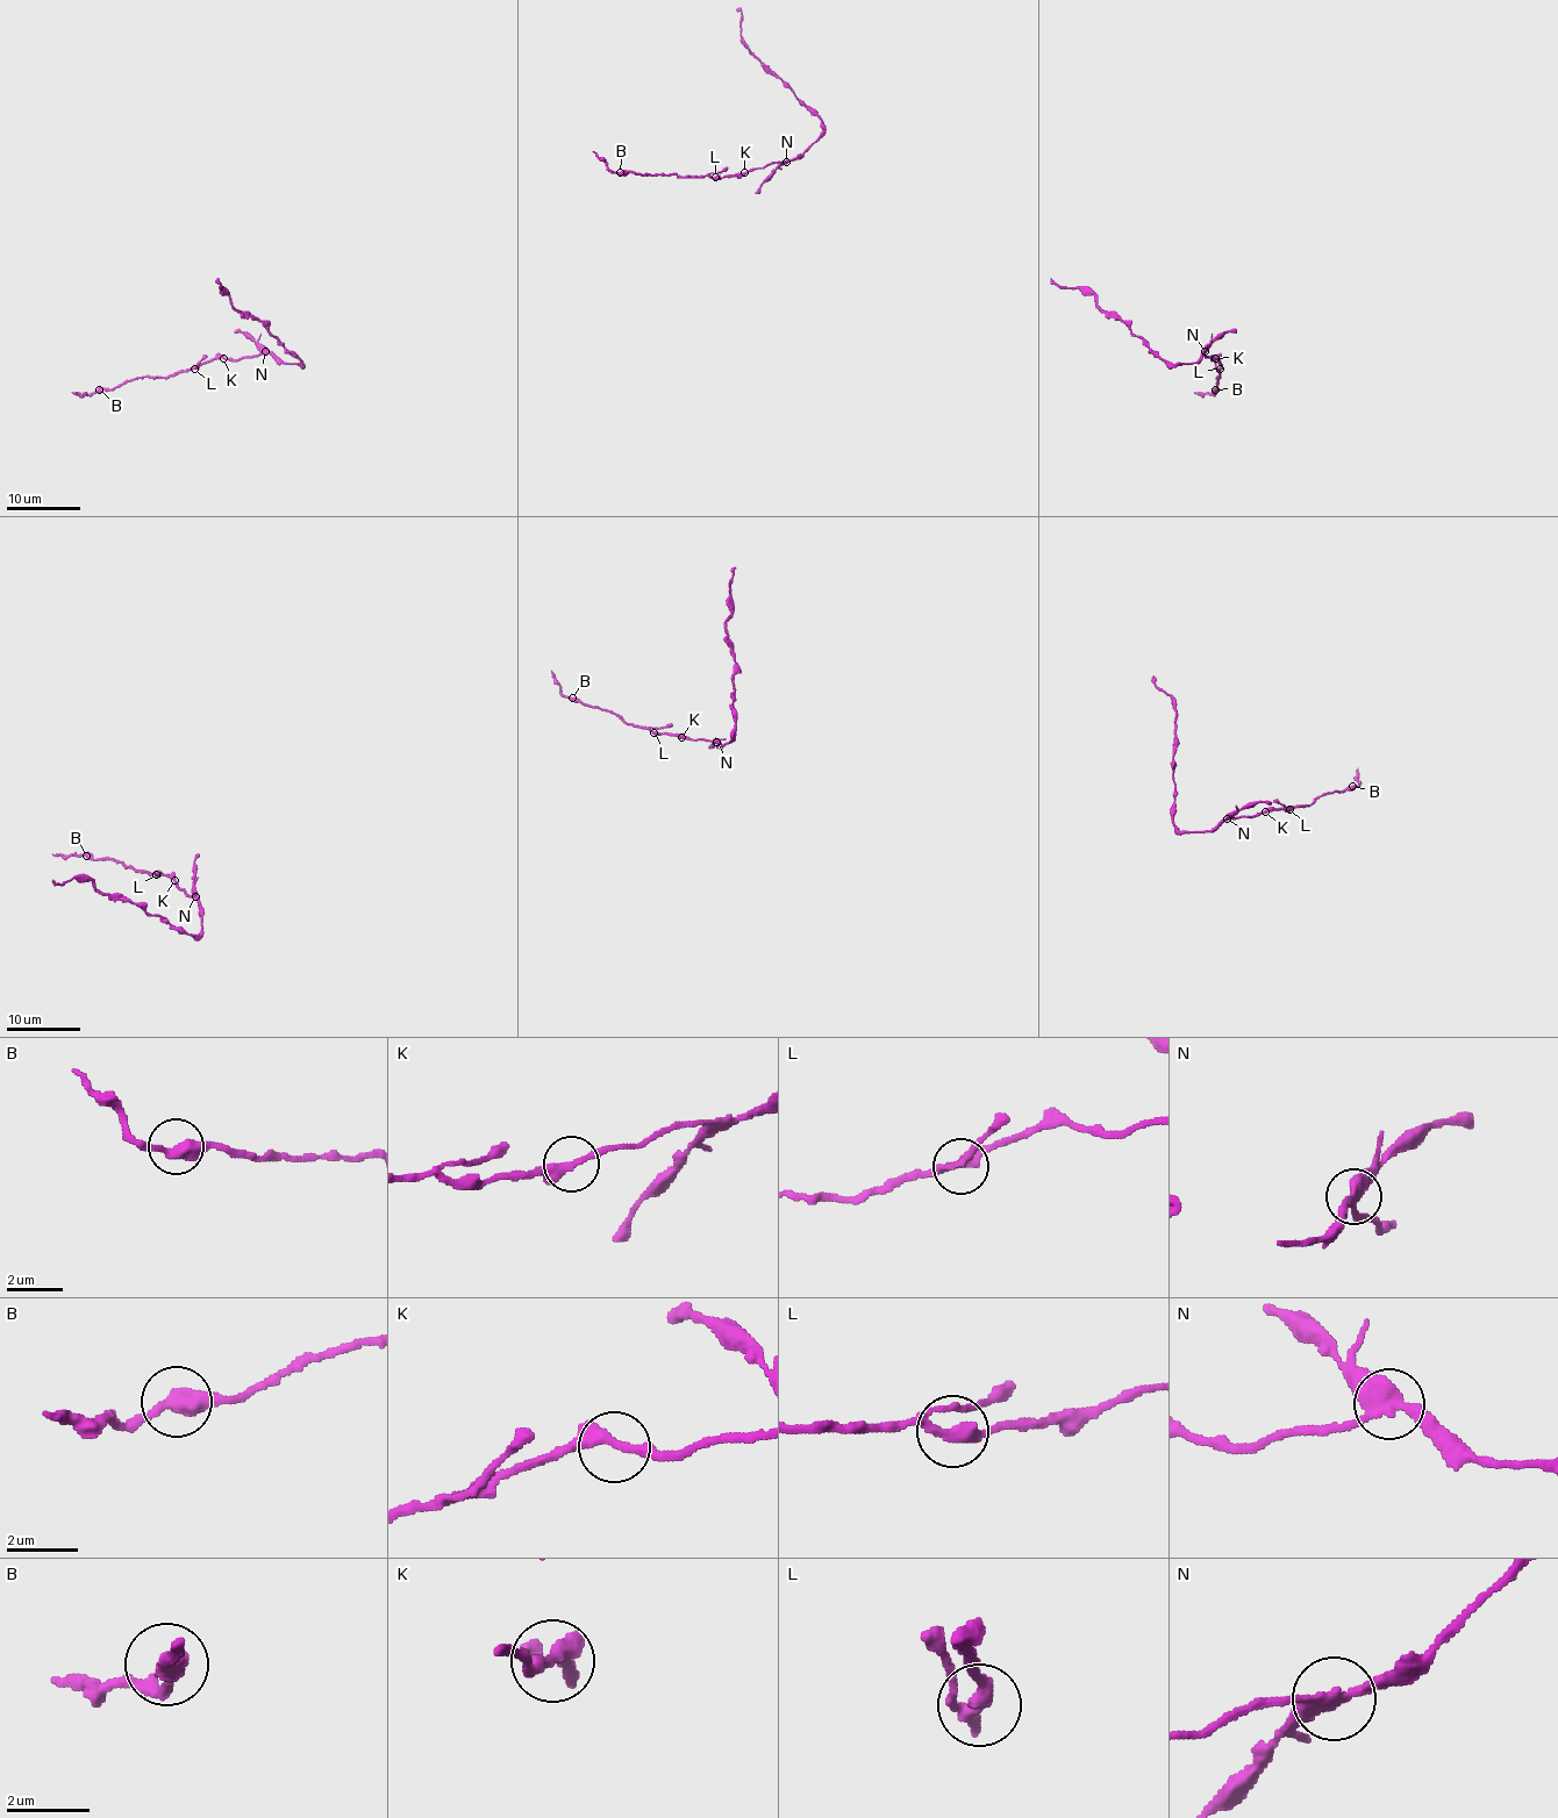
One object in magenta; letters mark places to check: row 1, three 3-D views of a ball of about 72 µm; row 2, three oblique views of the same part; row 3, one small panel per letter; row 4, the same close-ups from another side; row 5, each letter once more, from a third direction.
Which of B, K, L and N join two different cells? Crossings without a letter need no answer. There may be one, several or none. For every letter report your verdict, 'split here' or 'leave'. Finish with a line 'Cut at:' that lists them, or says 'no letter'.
B: leave
K: leave
L: leave
N: split here
Cut at: N

